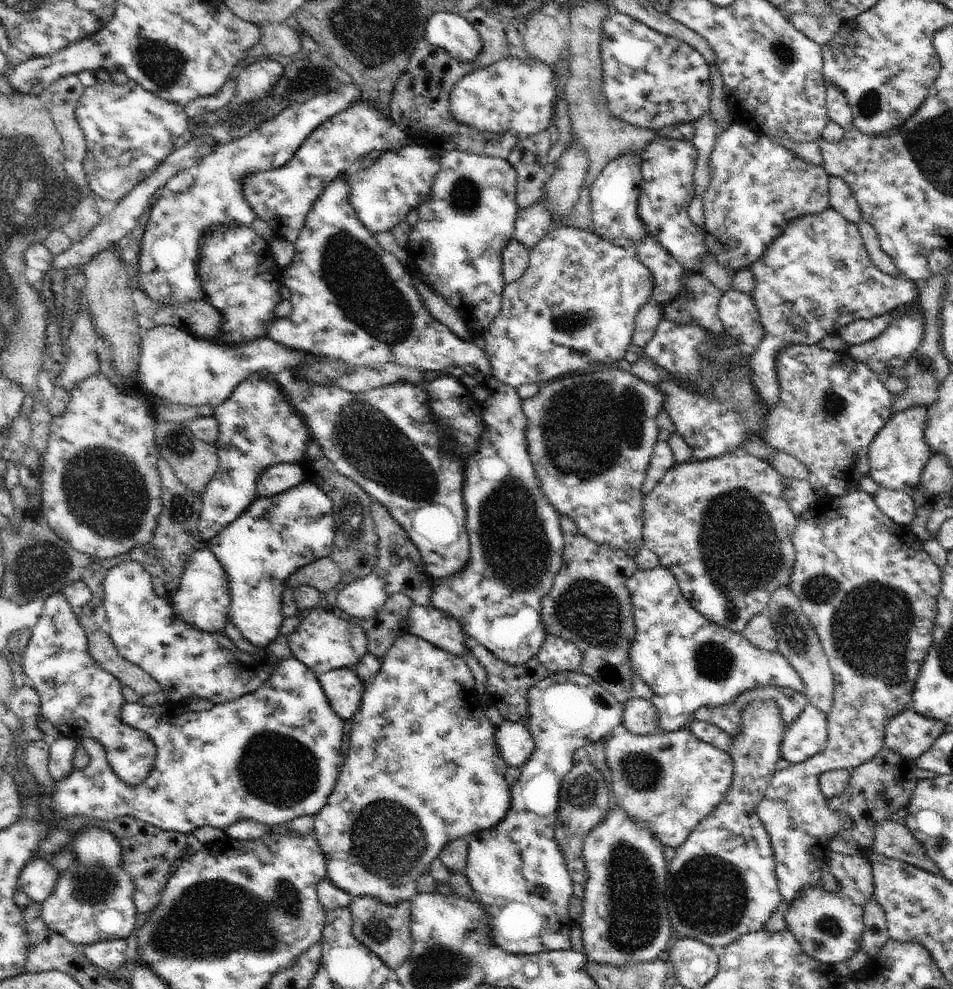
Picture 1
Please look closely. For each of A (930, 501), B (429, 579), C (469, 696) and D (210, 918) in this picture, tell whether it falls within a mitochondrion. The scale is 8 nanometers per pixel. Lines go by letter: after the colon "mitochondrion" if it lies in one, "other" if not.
A: other
B: other
C: other
D: mitochondrion

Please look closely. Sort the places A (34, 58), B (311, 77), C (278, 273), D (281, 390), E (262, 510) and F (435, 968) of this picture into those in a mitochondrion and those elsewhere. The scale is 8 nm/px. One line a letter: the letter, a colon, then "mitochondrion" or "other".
A: other
B: mitochondrion
C: other
D: other
E: other
F: mitochondrion

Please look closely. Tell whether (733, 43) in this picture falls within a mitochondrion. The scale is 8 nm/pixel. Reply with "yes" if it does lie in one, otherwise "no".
no

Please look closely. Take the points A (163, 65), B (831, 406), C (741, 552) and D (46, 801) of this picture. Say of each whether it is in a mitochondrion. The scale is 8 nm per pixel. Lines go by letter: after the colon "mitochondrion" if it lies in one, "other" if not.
A: mitochondrion
B: mitochondrion
C: mitochondrion
D: other

